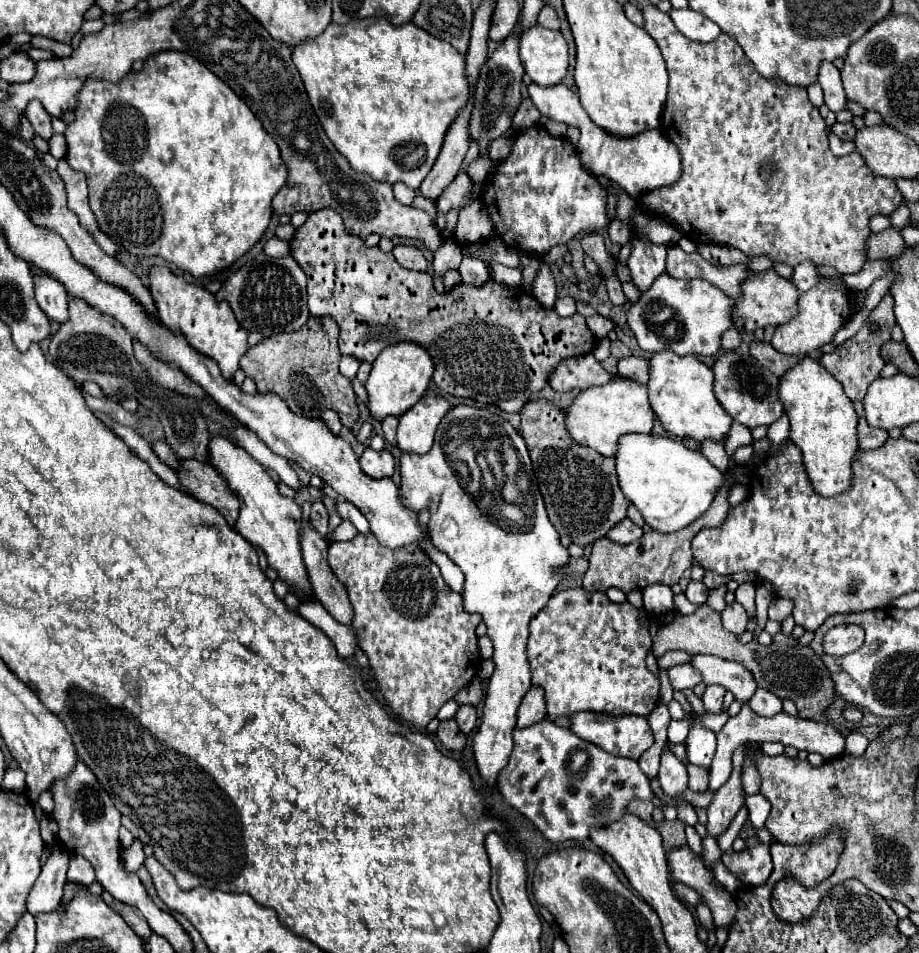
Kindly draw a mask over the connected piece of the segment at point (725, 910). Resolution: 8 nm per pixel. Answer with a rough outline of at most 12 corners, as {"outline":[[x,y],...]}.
{"outline":[[688,845],[668,851],[674,881],[692,887],[730,931],[738,907]]}

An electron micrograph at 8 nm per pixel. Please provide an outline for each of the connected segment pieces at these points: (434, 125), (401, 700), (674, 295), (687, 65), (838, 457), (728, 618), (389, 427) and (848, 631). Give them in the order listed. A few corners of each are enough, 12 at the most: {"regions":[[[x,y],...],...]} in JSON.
{"regions":[[[414,23],[292,47],[352,169],[418,189],[468,99]],[[416,545],[328,547],[392,713],[424,729],[480,669]],[[668,273],[626,323],[644,351],[716,355],[732,299]],[[648,1],[694,243],[860,273],[902,203],[806,89]],[[814,357],[780,377],[790,441],[824,497],[852,481],[858,415]],[[740,603],[720,613],[724,629],[744,633],[748,615]],[[398,417],[382,419],[384,437],[394,445]],[[838,625],[824,635],[824,653],[844,657],[864,643],[864,629]]]}

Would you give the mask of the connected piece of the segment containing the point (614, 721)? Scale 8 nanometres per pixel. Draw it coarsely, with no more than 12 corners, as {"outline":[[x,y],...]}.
{"outline":[[580,711],[570,729],[604,751],[638,759],[652,743],[646,717]]}

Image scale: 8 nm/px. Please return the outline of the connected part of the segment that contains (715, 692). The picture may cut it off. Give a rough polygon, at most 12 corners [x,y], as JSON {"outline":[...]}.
{"outline":[[706,687],[702,695],[708,713],[722,711],[724,687]]}

